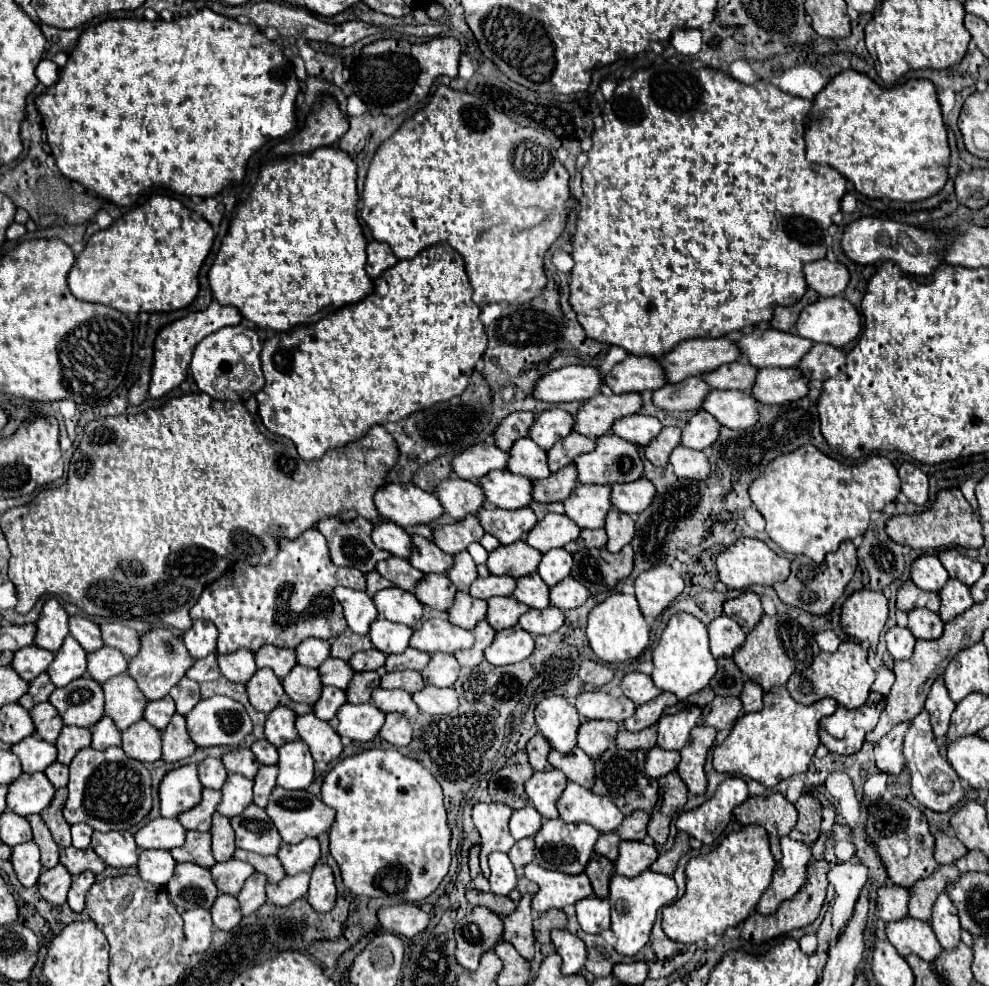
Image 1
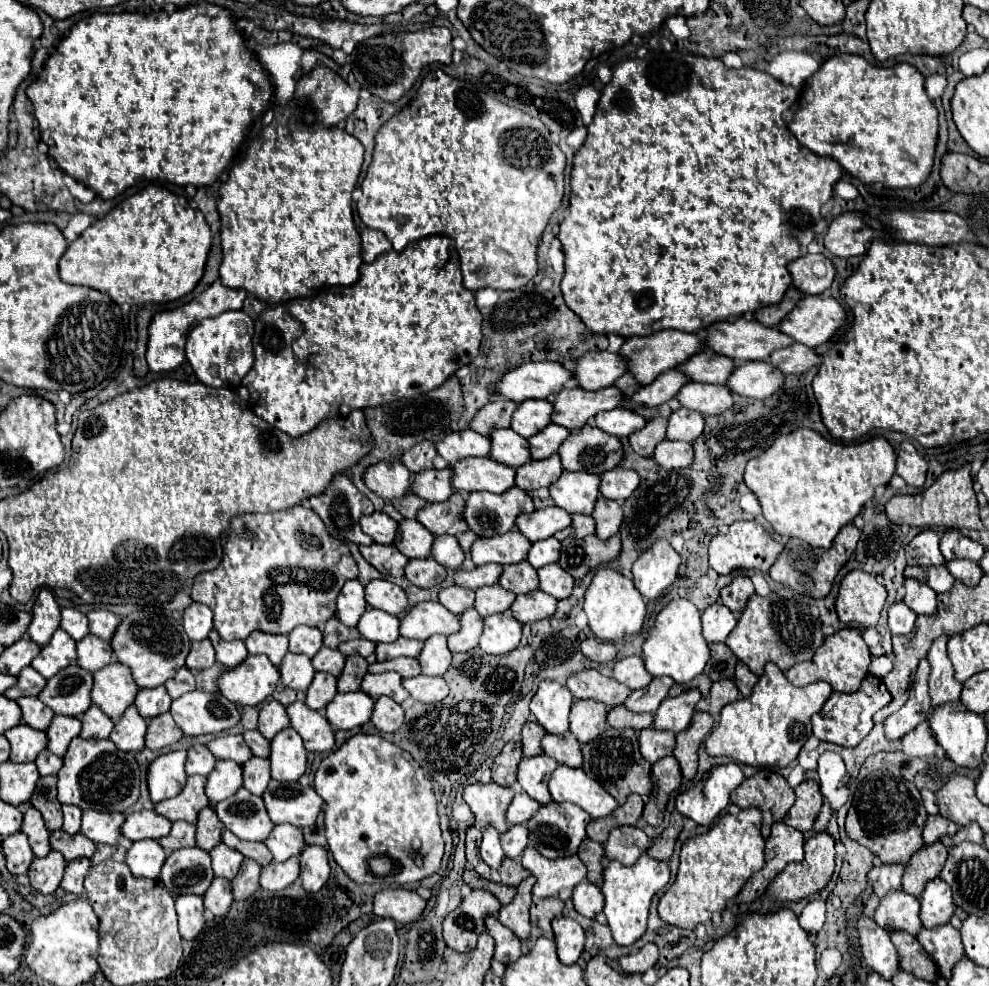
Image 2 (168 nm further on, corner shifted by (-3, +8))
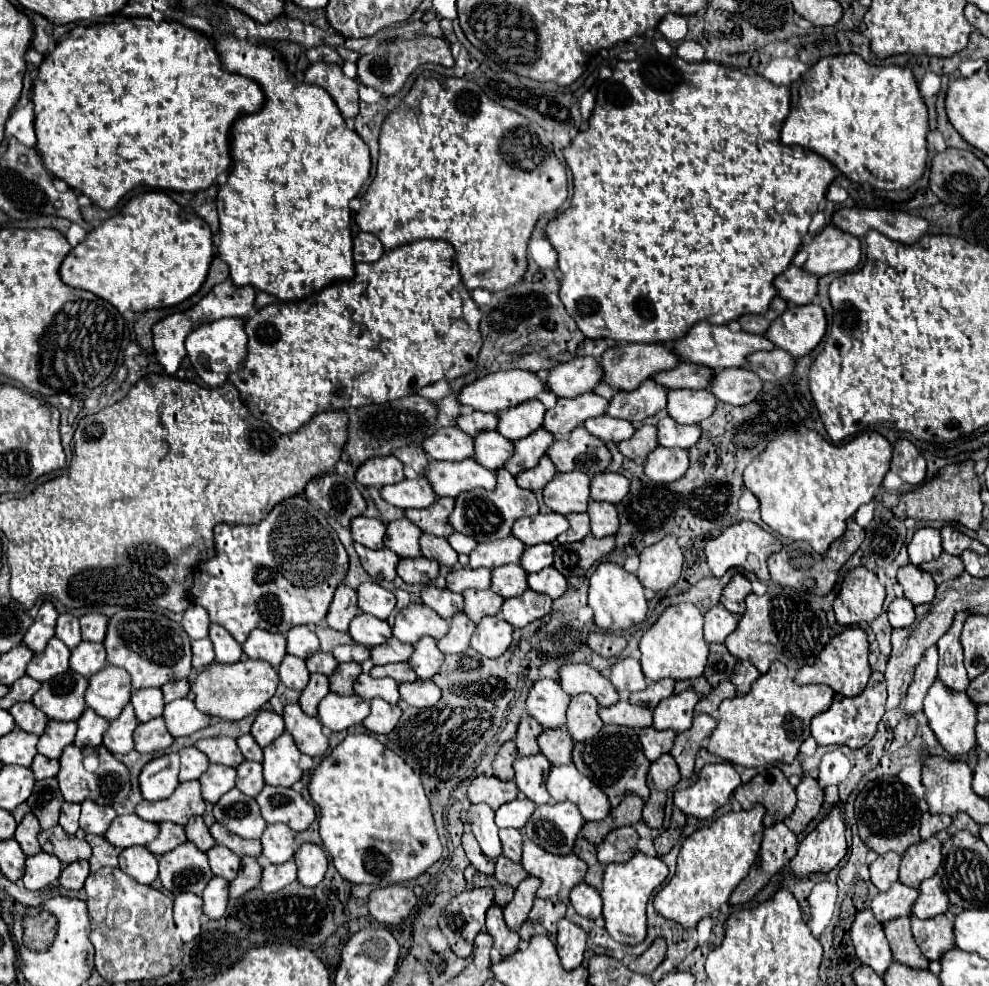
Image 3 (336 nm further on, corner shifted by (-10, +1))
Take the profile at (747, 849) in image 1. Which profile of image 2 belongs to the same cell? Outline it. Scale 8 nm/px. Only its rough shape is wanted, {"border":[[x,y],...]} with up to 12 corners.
{"border":[[761,812],[681,848],[659,916],[693,930],[765,866]]}

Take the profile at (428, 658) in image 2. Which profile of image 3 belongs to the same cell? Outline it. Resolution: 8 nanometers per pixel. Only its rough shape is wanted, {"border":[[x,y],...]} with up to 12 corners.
{"border":[[422,637],[408,665],[418,679],[430,679],[444,655],[436,641]]}

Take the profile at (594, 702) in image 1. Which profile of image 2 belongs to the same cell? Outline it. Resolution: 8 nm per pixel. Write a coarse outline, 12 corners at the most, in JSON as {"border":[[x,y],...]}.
{"border":[[597,670],[567,680],[575,700],[623,706],[631,690]]}

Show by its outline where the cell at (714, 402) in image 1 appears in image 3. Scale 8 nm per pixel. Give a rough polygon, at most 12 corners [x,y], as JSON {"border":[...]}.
{"border":[[668,389],[676,423],[700,423],[718,403],[706,389]]}

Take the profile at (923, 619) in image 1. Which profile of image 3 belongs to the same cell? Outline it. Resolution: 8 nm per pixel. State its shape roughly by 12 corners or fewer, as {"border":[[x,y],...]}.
{"border":[[912,563],[898,569],[904,597],[914,605],[934,599],[934,579]]}

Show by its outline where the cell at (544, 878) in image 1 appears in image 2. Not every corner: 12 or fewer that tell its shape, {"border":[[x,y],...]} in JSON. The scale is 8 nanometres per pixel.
{"border":[[533,848],[521,864],[537,878],[535,898],[557,896],[587,878],[579,856],[547,860]]}

